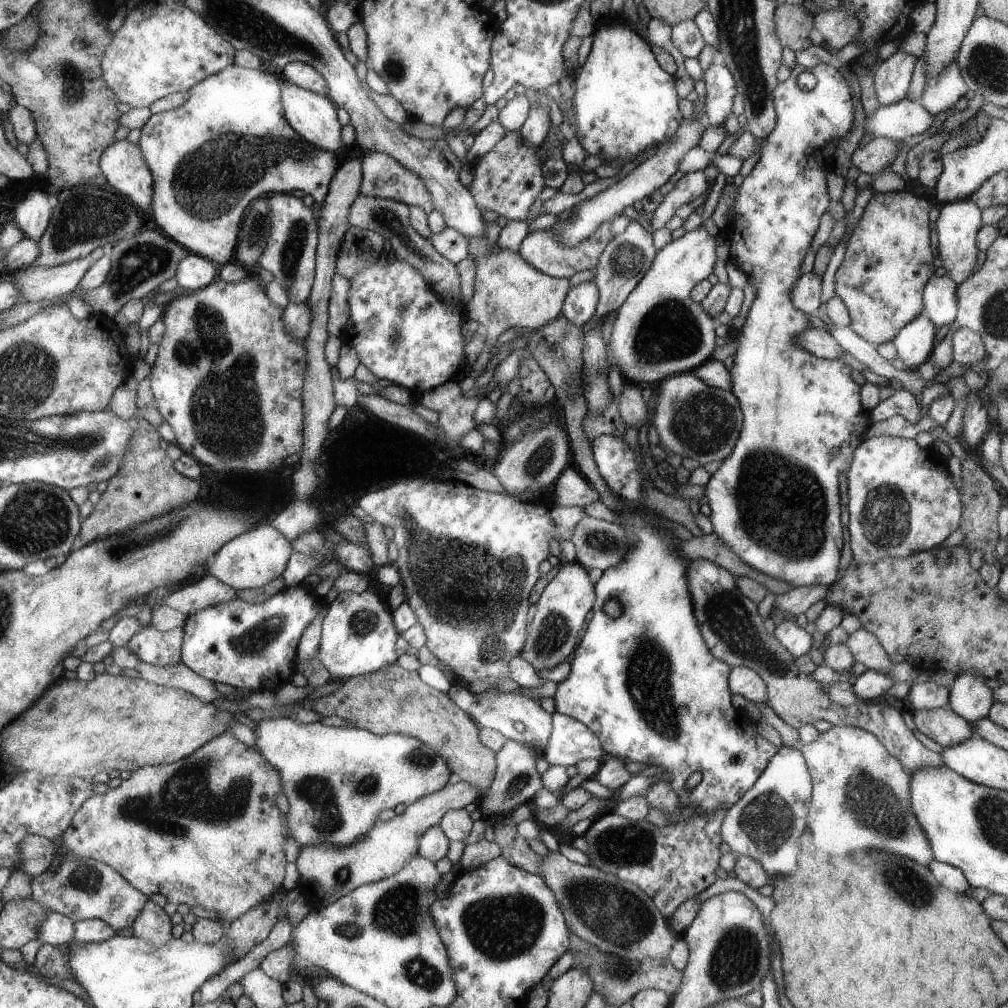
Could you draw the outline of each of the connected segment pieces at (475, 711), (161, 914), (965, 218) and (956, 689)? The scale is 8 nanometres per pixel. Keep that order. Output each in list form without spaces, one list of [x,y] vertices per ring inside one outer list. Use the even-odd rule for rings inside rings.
[[[454,683],[447,695],[482,729],[497,730],[510,741],[534,748],[539,755],[544,754],[549,747],[549,740],[553,734],[553,714],[542,709],[534,699],[504,691],[494,696],[489,696],[487,693],[477,696],[459,683]]]
[[[147,901],[141,914],[133,924],[133,934],[144,937],[153,945],[166,944],[175,935],[175,927],[170,916],[154,901]]]
[[[968,198],[943,204],[939,211],[936,220],[936,236],[938,236],[940,249],[938,254],[942,258],[943,267],[948,270],[947,275],[959,285],[971,275],[976,264],[976,254],[979,251],[976,235],[983,225],[981,208]]]
[[[964,671],[956,674],[949,690],[948,707],[969,723],[989,716],[994,704],[993,690],[986,685],[988,680],[980,671]]]

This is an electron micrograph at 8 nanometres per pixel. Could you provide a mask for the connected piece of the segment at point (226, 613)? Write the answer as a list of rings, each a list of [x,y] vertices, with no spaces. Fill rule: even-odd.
[[[313,580],[301,582],[298,585],[292,585],[291,587],[285,587],[268,600],[265,600],[259,604],[250,604],[236,597],[233,601],[222,602],[216,606],[205,608],[198,611],[196,614],[191,614],[183,626],[183,645],[181,646],[181,662],[187,667],[190,667],[196,674],[211,680],[213,683],[229,684],[236,688],[246,688],[251,693],[264,692],[265,690],[273,691],[276,686],[285,685],[292,682],[297,672],[296,663],[298,659],[298,646],[300,639],[303,638],[304,632],[306,632],[309,625],[318,619],[323,614],[323,609],[326,606],[324,598],[319,598],[314,592],[315,583]]]

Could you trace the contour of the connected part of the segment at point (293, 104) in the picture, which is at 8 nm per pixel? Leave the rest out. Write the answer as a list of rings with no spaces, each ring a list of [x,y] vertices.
[[[290,81],[282,82],[283,113],[288,124],[301,137],[315,144],[318,148],[328,149],[330,152],[338,152],[341,146],[341,128],[343,127],[336,118],[336,106],[330,102],[330,98],[320,93],[299,87]]]

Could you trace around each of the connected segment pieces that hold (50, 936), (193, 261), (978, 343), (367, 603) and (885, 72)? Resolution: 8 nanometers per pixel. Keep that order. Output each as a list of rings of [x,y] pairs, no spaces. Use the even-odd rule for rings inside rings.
[[[52,911],[43,919],[37,938],[46,945],[63,948],[72,942],[77,922],[74,917]]]
[[[190,253],[178,263],[175,274],[177,284],[188,292],[208,286],[217,278],[218,267],[215,262]]]
[[[960,327],[952,333],[953,360],[964,366],[972,366],[987,356],[981,336],[969,328]]]
[[[370,590],[355,593],[340,591],[328,604],[321,626],[321,641],[317,658],[329,670],[331,680],[346,679],[373,673],[393,665],[399,658],[396,652],[398,632],[392,624],[388,606]]]
[[[898,49],[875,67],[875,91],[880,105],[907,98],[917,58]]]

